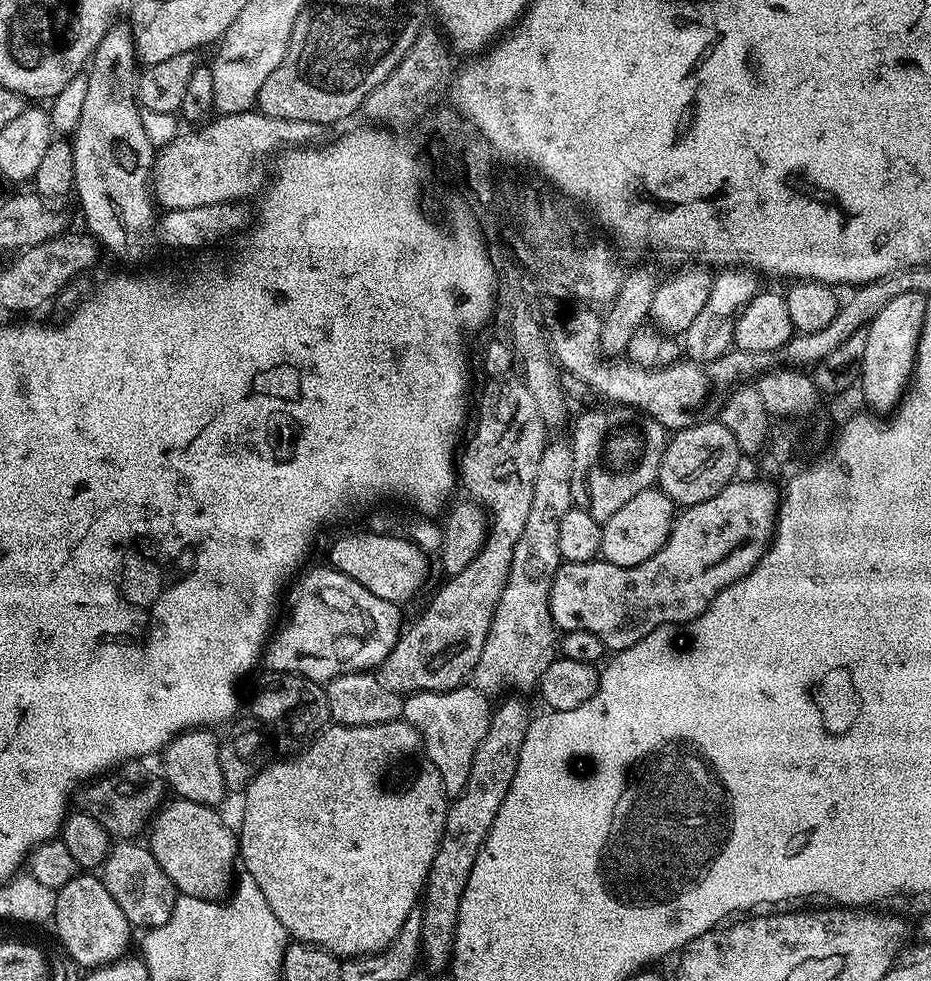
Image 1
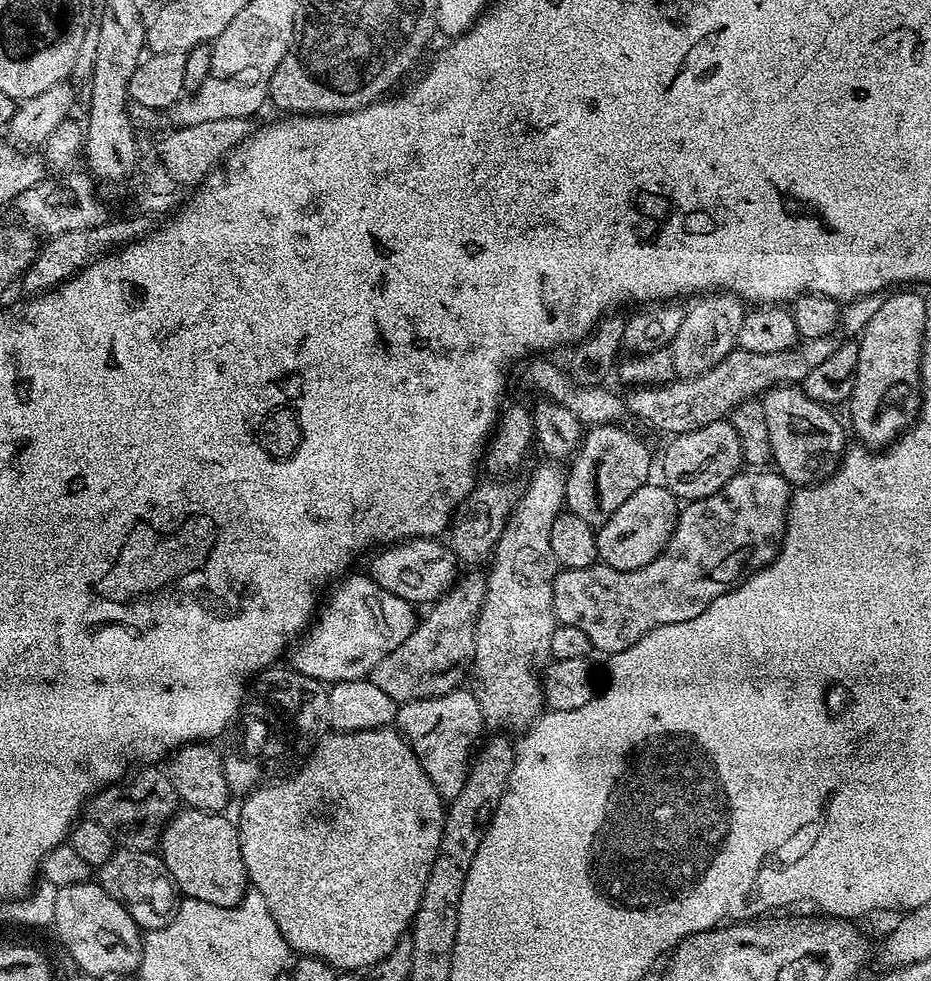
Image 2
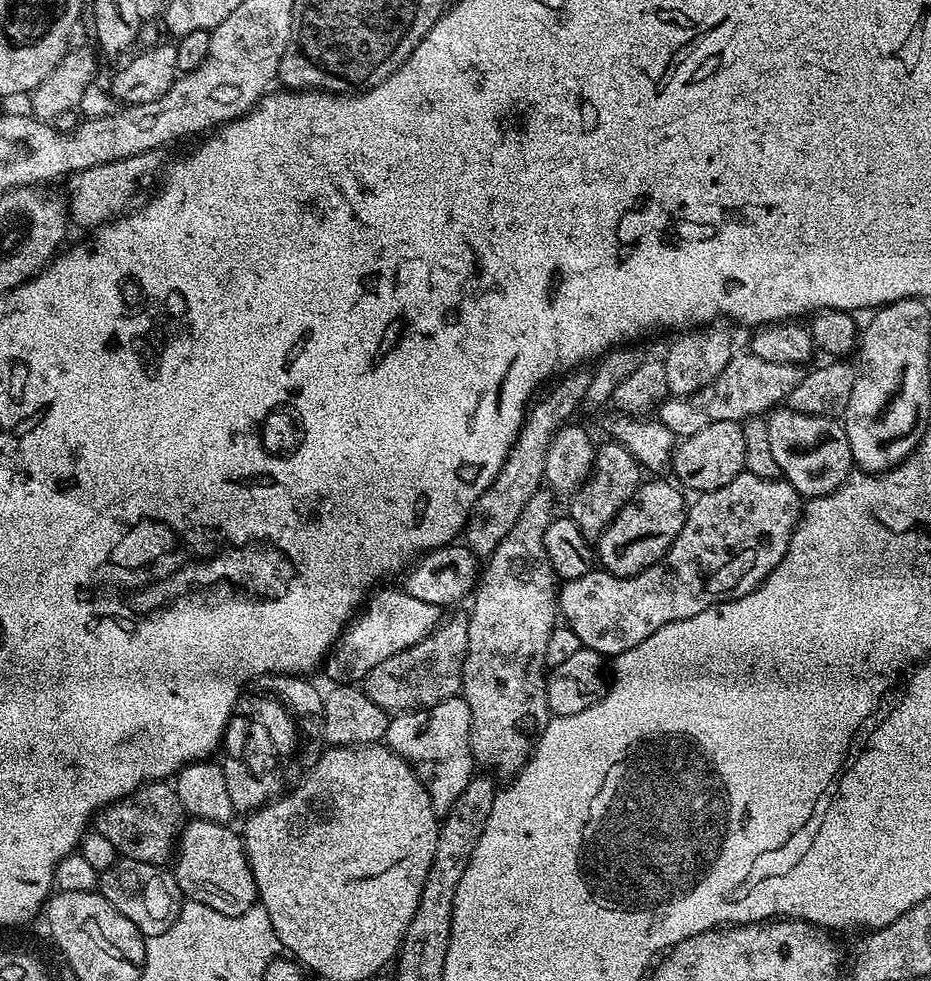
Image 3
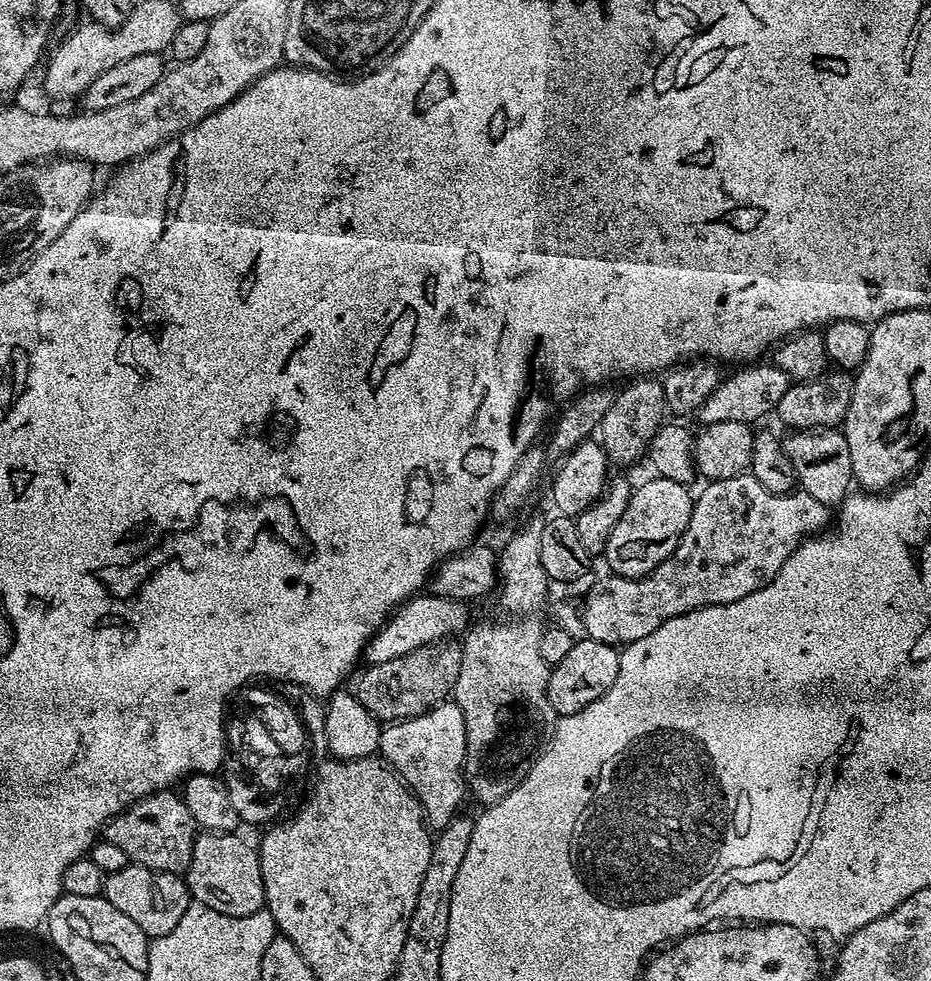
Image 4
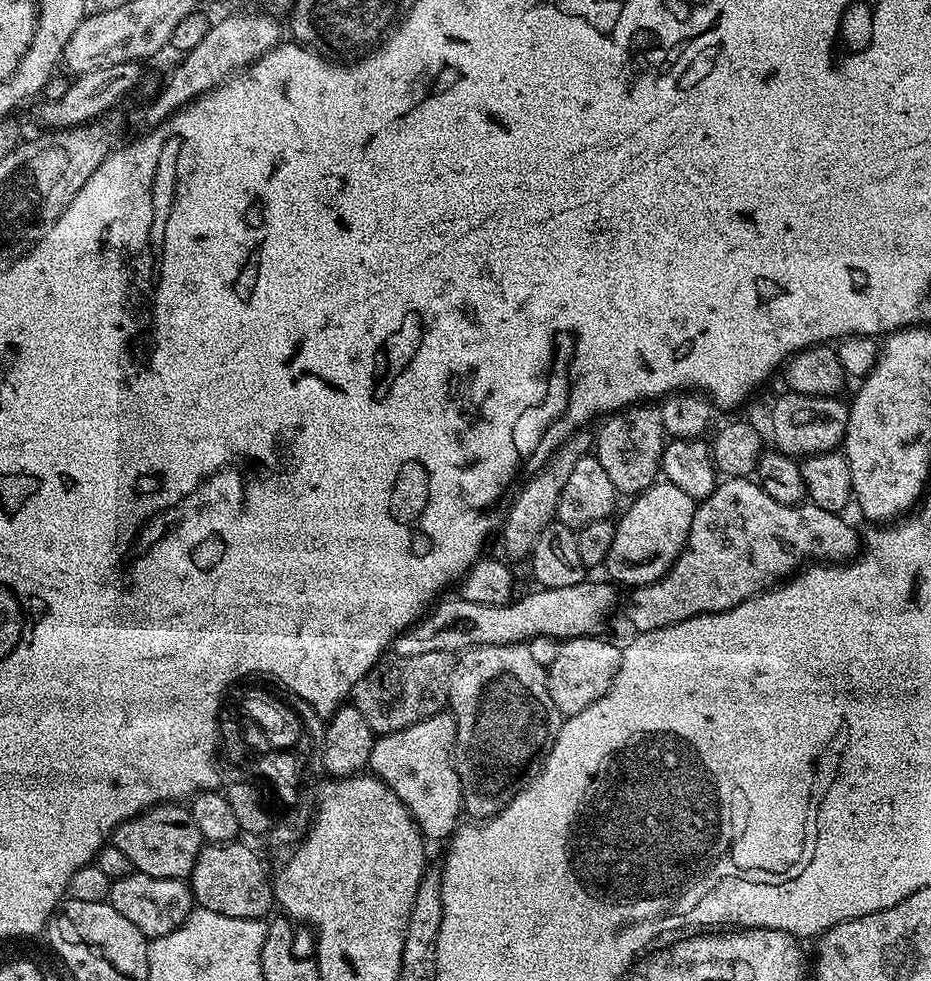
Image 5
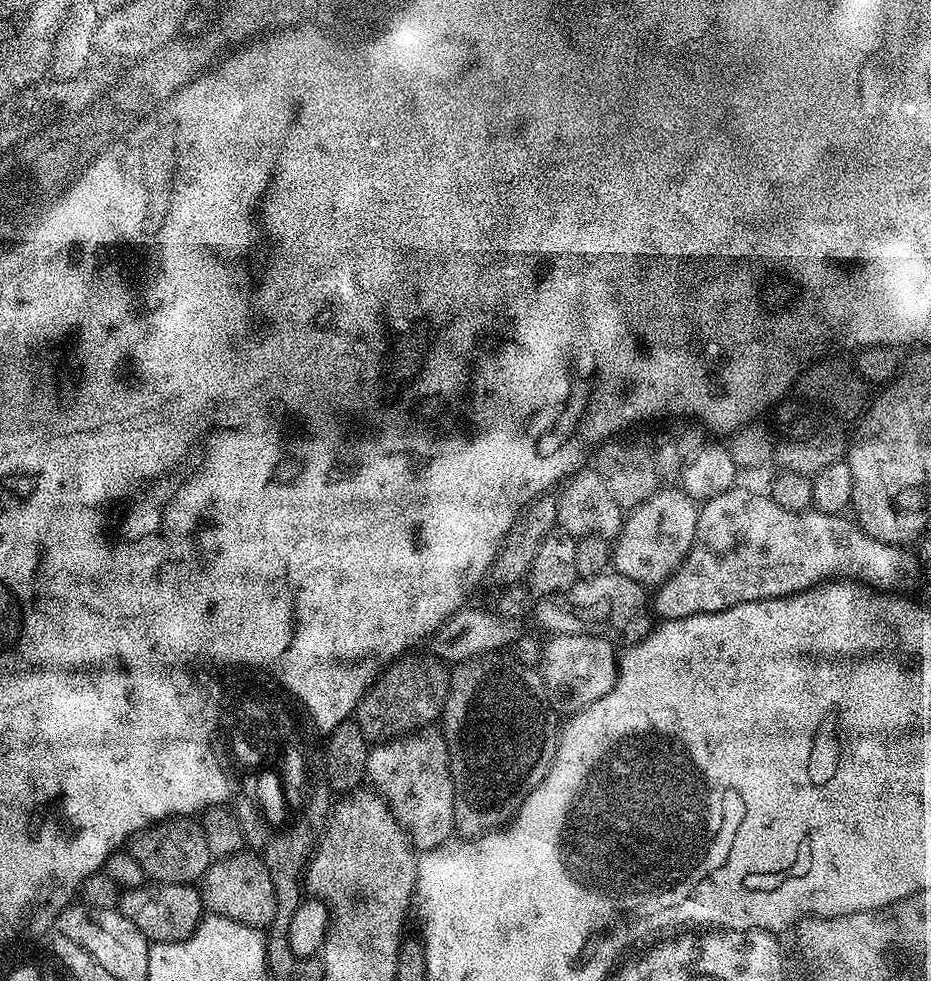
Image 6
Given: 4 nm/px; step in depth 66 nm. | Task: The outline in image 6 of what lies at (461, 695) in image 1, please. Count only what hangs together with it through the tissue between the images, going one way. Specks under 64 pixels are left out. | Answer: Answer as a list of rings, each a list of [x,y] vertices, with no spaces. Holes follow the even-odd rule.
[[[421,730],[397,740],[386,740],[369,747],[366,780],[369,785],[386,801],[396,821],[404,827],[409,840],[417,849],[436,848],[450,839],[454,832],[454,782],[452,764],[448,760],[448,743],[439,731]]]

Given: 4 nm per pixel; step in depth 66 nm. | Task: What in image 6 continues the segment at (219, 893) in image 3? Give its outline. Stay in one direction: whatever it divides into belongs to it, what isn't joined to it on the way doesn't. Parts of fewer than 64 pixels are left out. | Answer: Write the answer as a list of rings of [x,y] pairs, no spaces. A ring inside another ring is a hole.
[[[251,851],[213,859],[198,887],[205,909],[213,916],[230,918],[261,930],[267,929],[276,918],[276,895],[270,870],[266,870],[263,859]]]

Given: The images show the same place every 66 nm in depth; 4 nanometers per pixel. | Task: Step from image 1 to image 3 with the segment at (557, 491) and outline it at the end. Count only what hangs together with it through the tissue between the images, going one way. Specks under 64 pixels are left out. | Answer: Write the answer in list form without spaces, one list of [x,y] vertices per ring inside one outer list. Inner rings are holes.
[[[539,490],[527,502],[521,517],[515,522],[501,544],[487,557],[471,601],[472,612],[468,617],[468,649],[460,675],[462,698],[470,708],[470,734],[468,742],[473,761],[489,773],[515,777],[533,755],[534,745],[549,722],[548,699],[546,698],[546,642],[552,629],[558,624],[558,580],[550,560],[546,558],[544,535],[546,526],[554,519],[551,491]]]

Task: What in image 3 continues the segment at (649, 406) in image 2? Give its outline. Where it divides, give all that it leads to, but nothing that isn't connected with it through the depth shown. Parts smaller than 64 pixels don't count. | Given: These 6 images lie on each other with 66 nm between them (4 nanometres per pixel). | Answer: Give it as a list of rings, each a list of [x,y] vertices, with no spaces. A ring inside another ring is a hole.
[[[751,354],[733,355],[732,361],[706,386],[688,396],[669,395],[658,408],[658,419],[672,431],[673,437],[687,438],[698,434],[714,422],[740,424],[764,416],[773,408],[783,405],[791,392],[802,382],[805,369],[798,364],[766,362]]]

